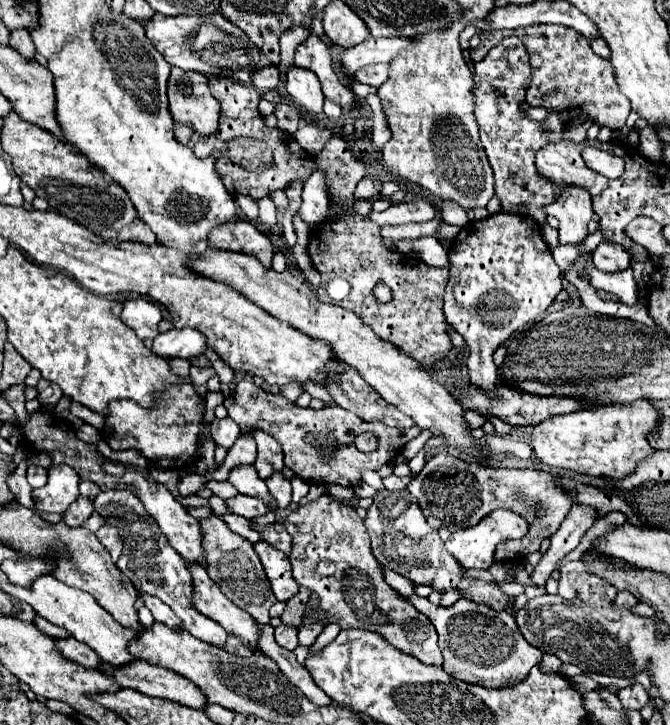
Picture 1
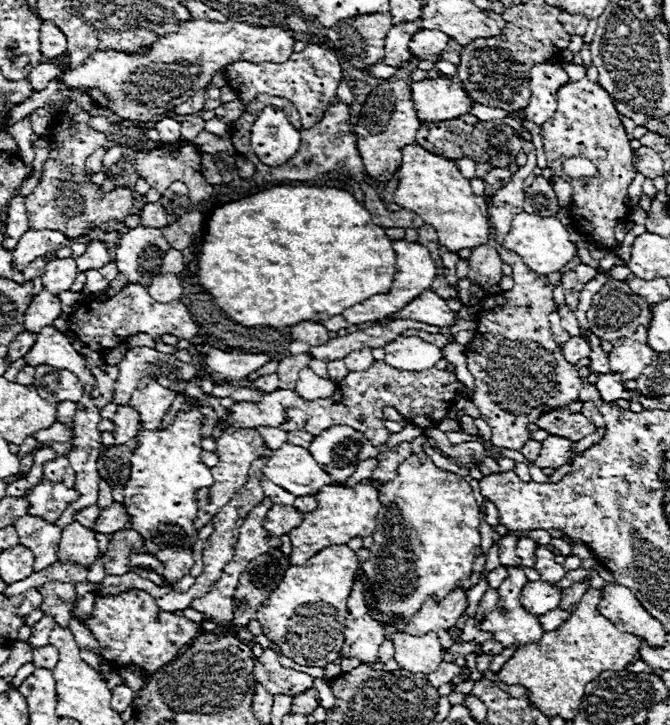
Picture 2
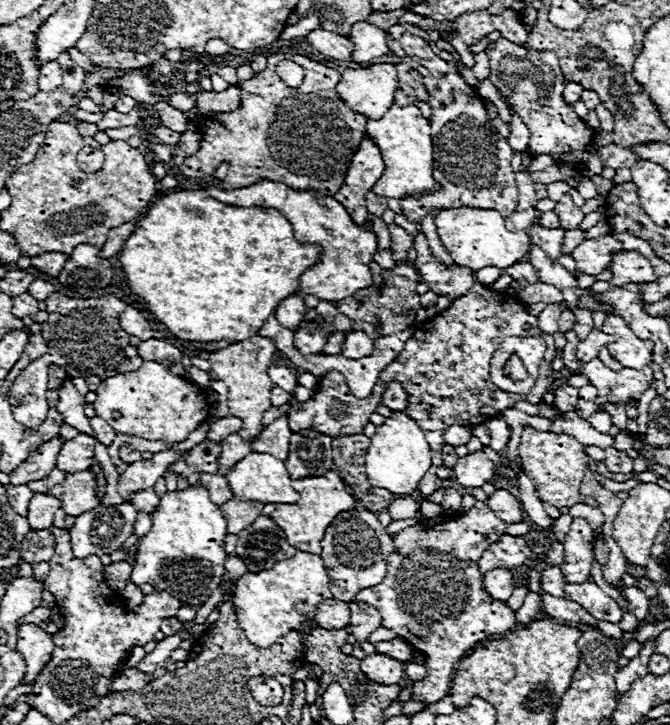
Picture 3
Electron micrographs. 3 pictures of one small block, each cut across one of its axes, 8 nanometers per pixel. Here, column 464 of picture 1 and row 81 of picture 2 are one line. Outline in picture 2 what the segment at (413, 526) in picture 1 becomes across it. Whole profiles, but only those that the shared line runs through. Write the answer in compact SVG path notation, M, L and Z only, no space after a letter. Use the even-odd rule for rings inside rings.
M588 78L564 84L564 88L558 92L556 116L542 124L542 144L548 158L548 168L554 170L554 176L572 184L574 202L570 206L570 216L574 228L588 236L588 242L602 242L606 248L616 248L618 242L614 238L614 230L628 218L628 186L636 176L636 168L632 168L634 150L630 148L620 114L616 112L608 92L598 82L590 82ZM574 156L594 162L598 176L566 178L562 162Z

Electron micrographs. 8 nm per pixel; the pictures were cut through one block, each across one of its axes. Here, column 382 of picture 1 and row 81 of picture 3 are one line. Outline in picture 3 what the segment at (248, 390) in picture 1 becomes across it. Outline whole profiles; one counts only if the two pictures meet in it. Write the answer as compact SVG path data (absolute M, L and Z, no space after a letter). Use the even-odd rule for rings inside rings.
M394 24L388 28L388 46L392 54L400 56L406 64L412 64L422 76L424 84L430 94L430 126L432 126L432 144L434 144L434 178L442 184L440 192L434 192L430 196L424 196L420 200L414 198L402 198L402 214L410 222L422 222L422 218L432 212L434 208L480 208L480 210L498 210L502 216L510 216L516 210L518 204L518 188L514 180L514 170L512 170L512 148L506 138L502 138L494 126L492 120L486 116L486 108L482 98L476 94L472 86L466 84L466 80L460 76L456 62L450 52L440 50L436 42L428 40L430 48L446 60L452 70L444 78L434 78L424 66L414 62L412 58L406 56L406 52L400 48L400 36L404 32L416 34L416 36L428 36L428 32L416 24Z

